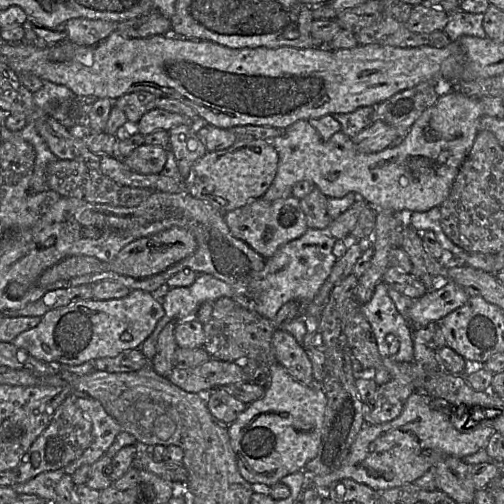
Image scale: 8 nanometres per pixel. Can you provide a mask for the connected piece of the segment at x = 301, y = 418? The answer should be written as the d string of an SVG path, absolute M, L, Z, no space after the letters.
M280 363L273 364L270 367L269 384L266 386L264 396L248 405L247 409L228 427L242 477L257 489L269 489L285 476L303 471L307 463L318 454L326 405L327 396L320 385L306 386L296 380Z

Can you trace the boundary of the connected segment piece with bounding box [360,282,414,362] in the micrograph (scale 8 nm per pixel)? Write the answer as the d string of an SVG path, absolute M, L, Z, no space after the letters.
M384 282L378 283L371 300L360 304L360 309L373 330L380 355L389 355L386 335L392 333L400 342L394 359L398 362L412 362L414 338L411 323L398 311L388 292L388 286Z

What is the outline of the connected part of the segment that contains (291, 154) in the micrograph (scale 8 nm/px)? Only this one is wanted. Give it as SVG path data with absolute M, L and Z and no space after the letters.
M445 86L437 101L422 113L398 146L389 146L376 153L358 151L352 139L341 130L331 138L323 139L309 122L298 121L271 140L278 153L279 162L276 176L262 198L274 201L292 196L293 186L306 180L312 182L328 198L358 193L377 210L394 210L408 214L440 207L448 197L455 177L480 131L480 120L483 116L483 106L479 99L449 90Z

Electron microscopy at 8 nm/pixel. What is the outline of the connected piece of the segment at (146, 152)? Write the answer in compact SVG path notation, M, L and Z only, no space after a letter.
M143 144L122 159L125 165L140 174L159 174L167 160L167 148Z

